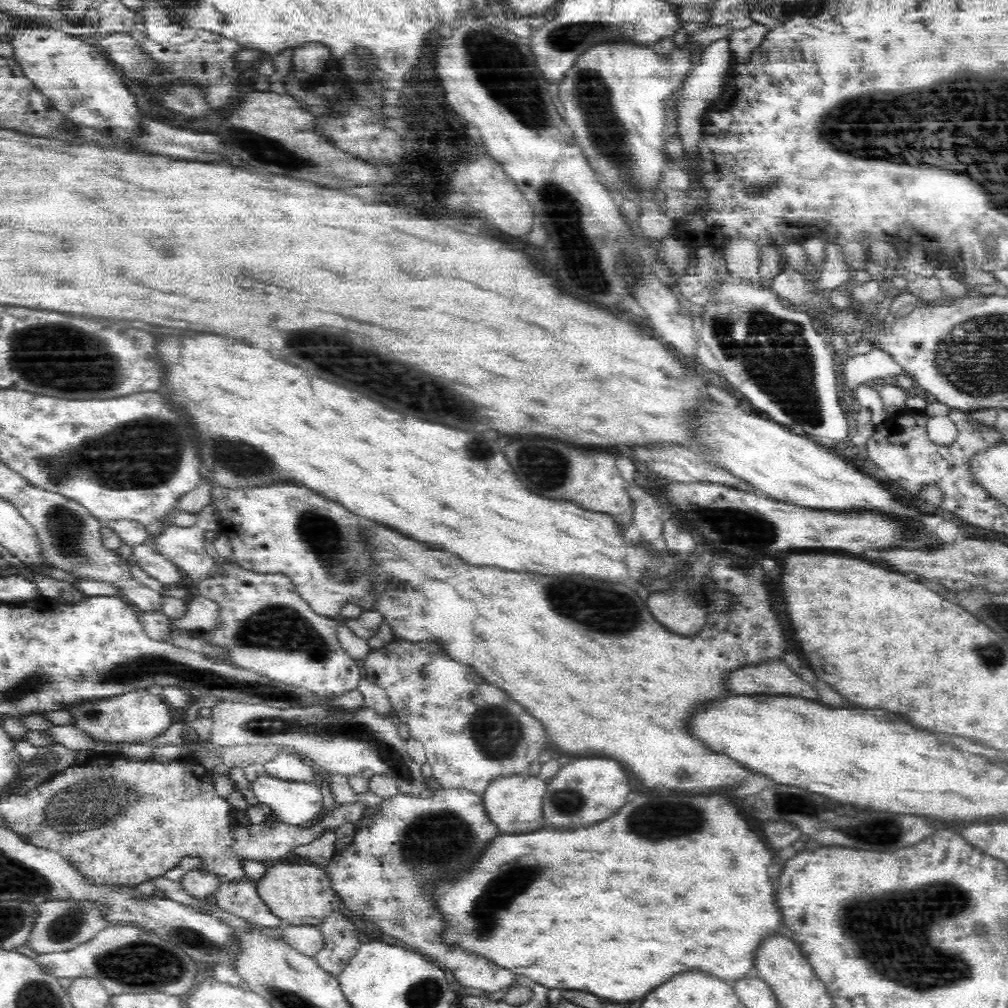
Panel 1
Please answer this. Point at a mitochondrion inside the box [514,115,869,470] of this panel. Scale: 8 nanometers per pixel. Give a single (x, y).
(773, 351)

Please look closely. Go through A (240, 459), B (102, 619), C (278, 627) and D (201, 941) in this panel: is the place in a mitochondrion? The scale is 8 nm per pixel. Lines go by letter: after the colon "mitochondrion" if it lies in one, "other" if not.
A: mitochondrion
B: other
C: mitochondrion
D: mitochondrion

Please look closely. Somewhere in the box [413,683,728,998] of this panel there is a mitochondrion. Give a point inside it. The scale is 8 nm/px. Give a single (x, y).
(499, 893)

